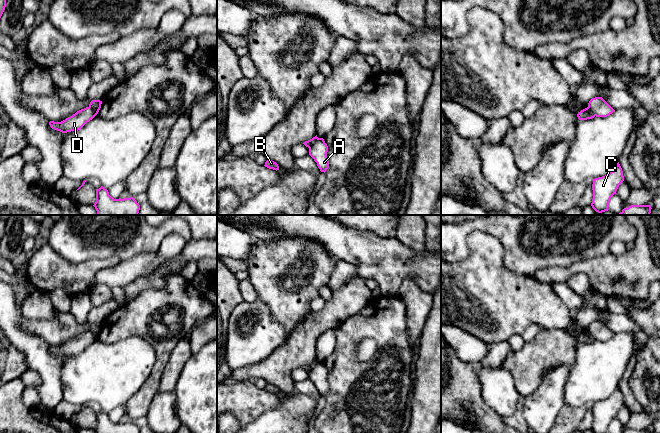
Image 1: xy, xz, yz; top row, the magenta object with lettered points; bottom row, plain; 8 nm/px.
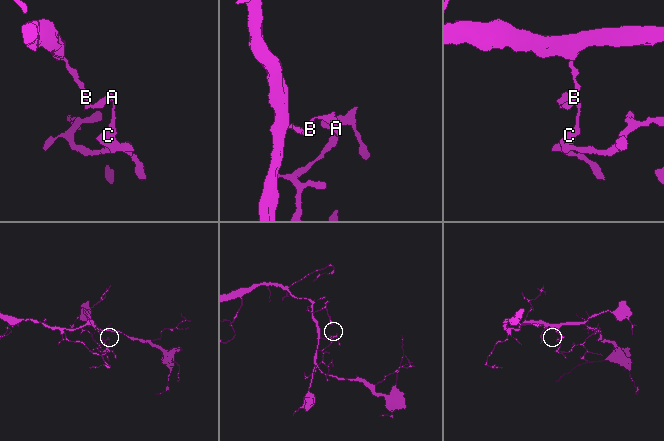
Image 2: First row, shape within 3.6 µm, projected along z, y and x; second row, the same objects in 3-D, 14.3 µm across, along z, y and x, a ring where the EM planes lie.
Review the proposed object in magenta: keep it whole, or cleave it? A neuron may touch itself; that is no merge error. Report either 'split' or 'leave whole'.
split

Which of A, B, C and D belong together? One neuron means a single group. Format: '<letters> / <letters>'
A C / B D

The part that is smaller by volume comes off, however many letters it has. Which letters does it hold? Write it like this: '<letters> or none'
A, C

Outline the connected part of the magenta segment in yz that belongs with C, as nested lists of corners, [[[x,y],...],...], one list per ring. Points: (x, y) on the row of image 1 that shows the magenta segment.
[[[619,162],[616,164],[614,170],[607,175],[593,179],[592,208],[598,213],[608,211],[610,199],[616,194],[619,185],[623,181],[623,171]]]

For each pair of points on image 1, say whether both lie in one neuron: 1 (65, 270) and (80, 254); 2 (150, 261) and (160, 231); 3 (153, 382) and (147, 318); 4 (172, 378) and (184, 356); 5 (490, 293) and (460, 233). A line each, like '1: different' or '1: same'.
1: different
2: different
3: same
4: same
5: different

